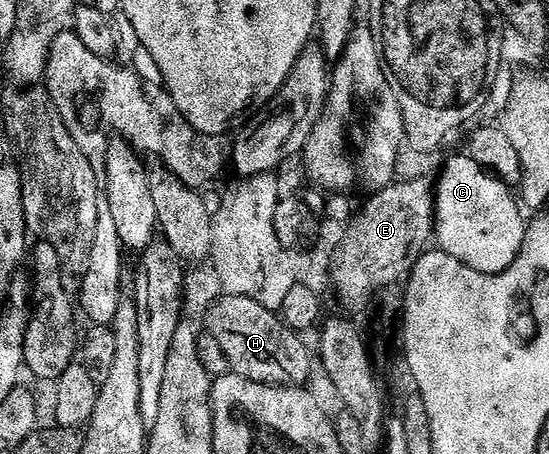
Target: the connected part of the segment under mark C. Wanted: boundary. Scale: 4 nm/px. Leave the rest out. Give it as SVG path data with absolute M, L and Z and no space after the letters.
M459 153L454 155L446 163L435 186L435 218L433 222L434 237L438 239L437 246L450 256L456 257L471 271L482 274L498 274L510 267L512 261L518 255L522 247L524 223L520 221L518 207L512 199L509 186L494 176L482 170L476 161L472 161L469 155Z

